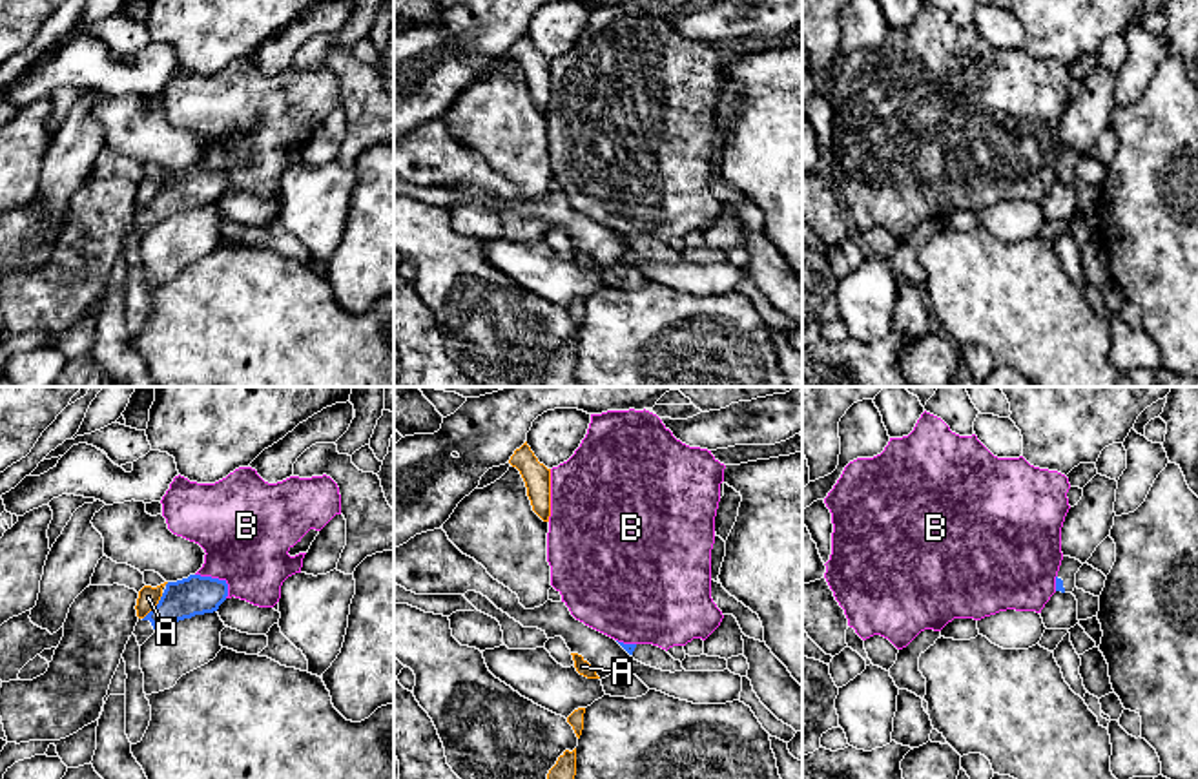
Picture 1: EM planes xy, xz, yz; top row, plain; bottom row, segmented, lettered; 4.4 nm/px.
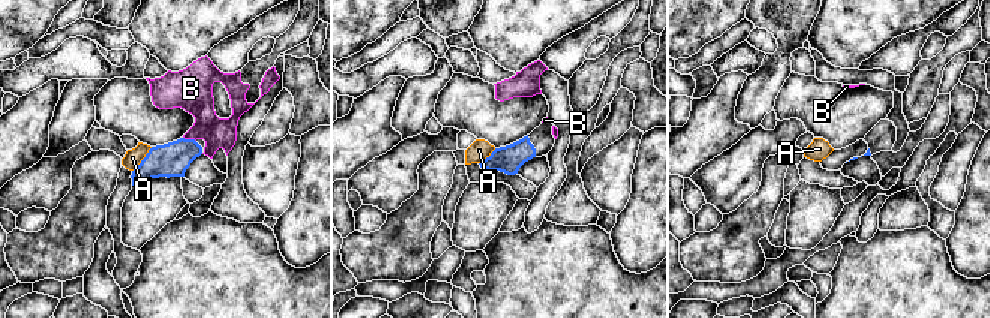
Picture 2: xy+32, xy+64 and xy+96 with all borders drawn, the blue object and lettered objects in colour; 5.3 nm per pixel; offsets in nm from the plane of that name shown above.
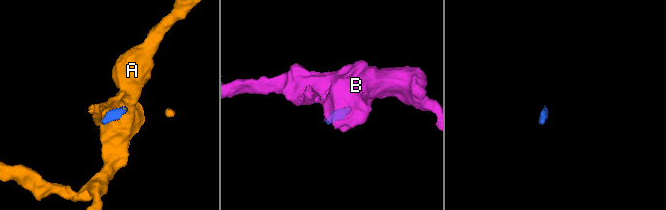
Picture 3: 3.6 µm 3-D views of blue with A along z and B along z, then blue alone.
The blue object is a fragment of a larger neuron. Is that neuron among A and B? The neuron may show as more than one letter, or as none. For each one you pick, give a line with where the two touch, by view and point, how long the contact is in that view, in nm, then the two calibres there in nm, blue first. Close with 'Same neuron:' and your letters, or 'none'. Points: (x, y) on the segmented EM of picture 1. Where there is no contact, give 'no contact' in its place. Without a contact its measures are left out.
Same neuron: none

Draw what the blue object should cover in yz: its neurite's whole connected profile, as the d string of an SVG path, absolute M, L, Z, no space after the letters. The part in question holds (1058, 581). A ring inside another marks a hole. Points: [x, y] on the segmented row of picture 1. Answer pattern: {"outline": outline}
{"outline": "M1063 556L1058 576L1056 576L1056 591L1072 593L1076 587L1076 573L1083 564L1076 558Z"}

